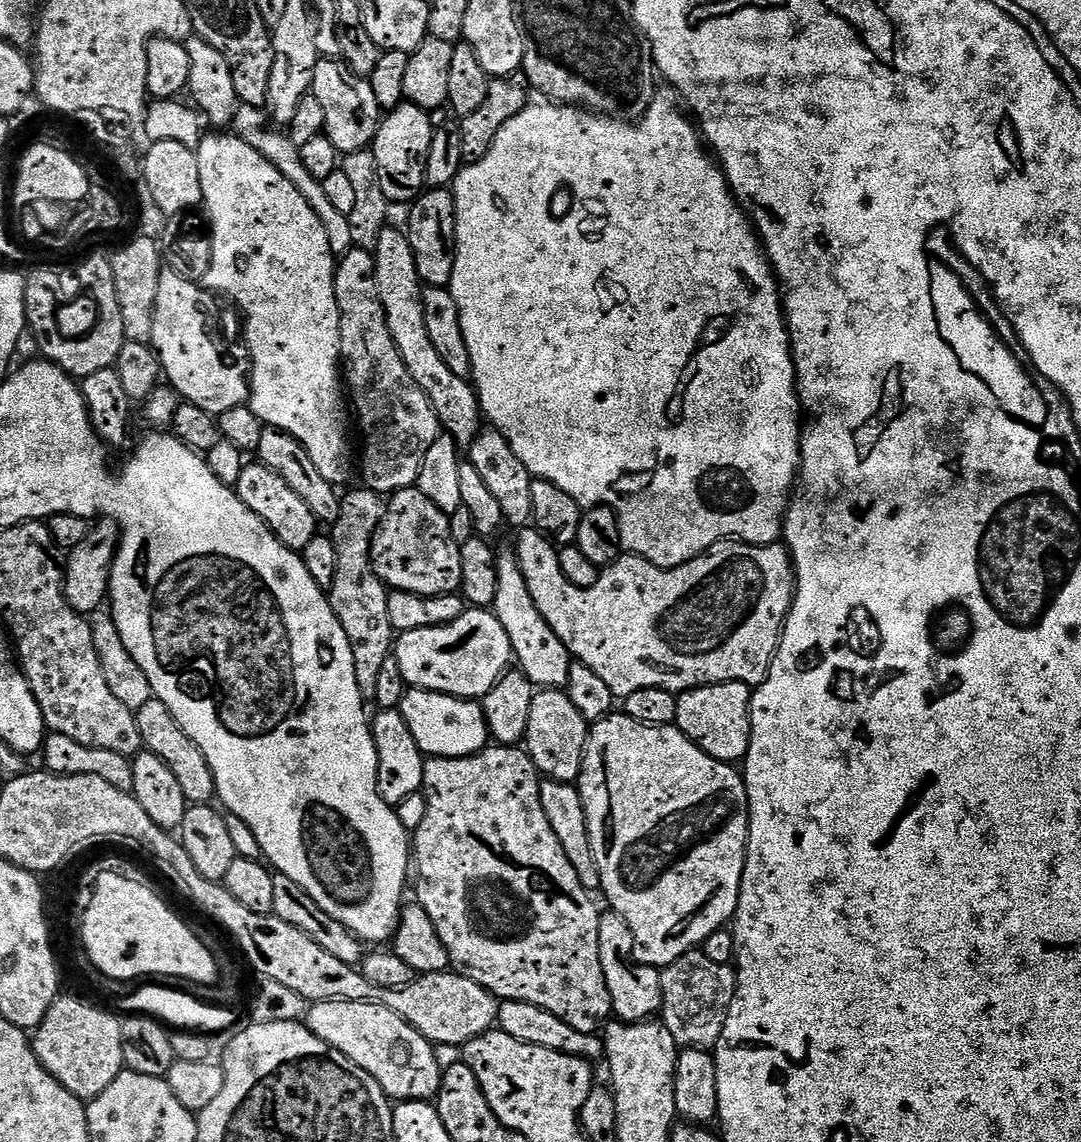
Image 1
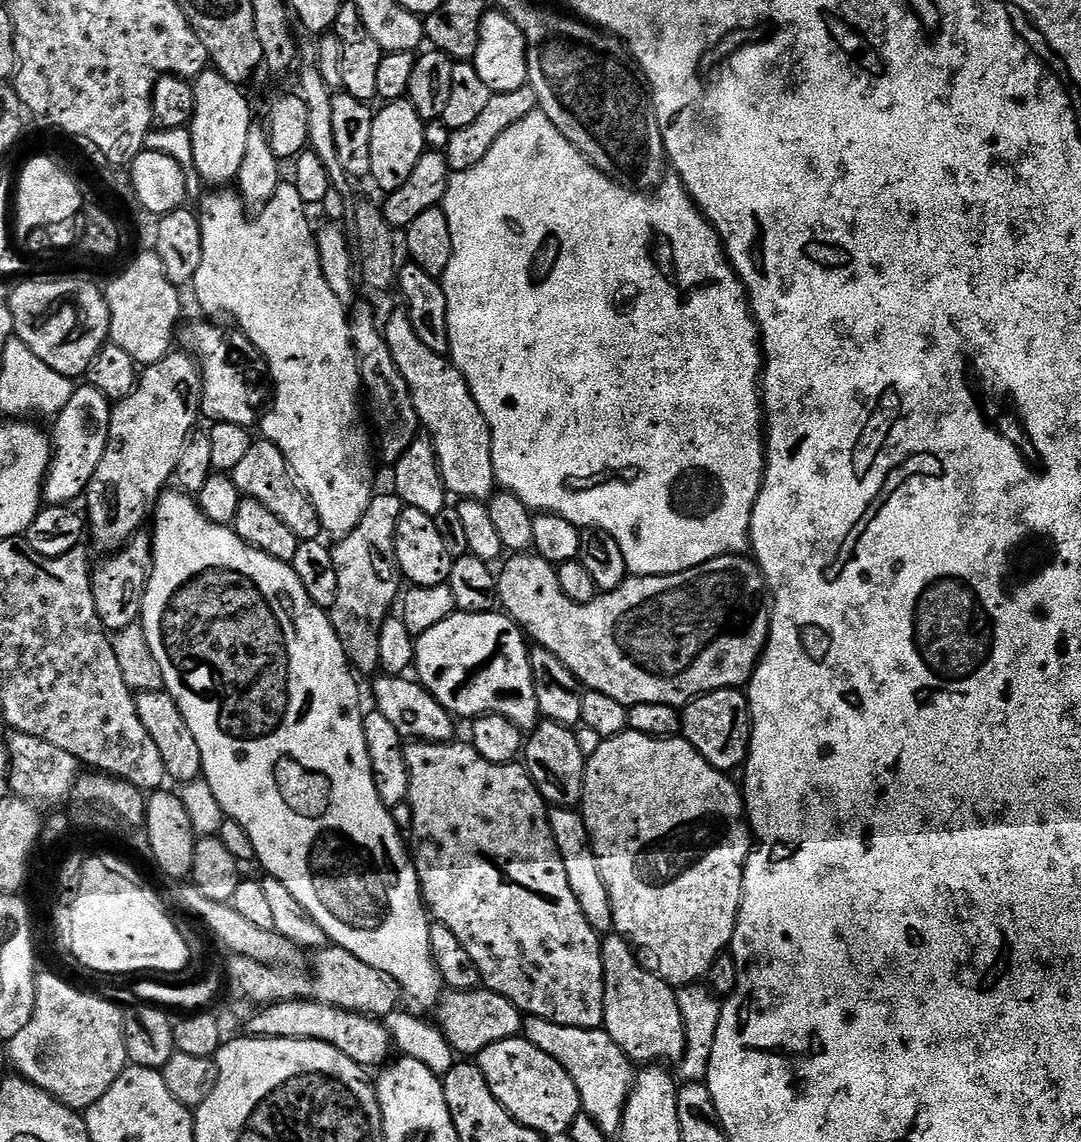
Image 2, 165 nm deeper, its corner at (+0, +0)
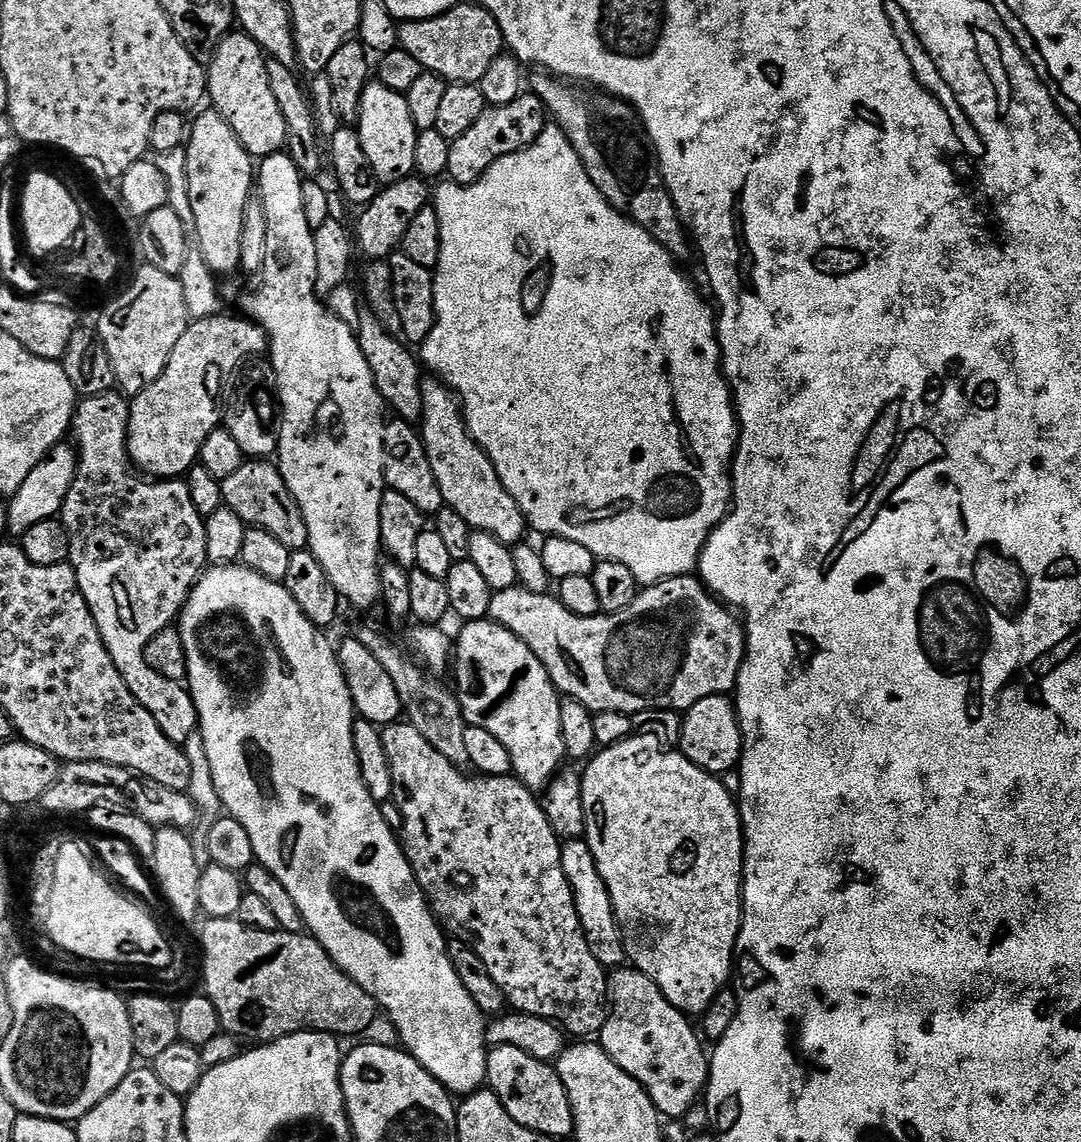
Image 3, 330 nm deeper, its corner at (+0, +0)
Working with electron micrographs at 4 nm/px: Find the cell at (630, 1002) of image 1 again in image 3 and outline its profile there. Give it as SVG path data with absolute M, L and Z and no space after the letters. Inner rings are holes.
M620 966L606 980L606 1015L598 1028L598 1043L611 1060L632 1080L636 1080L652 1099L661 1117L684 1116L696 1099L701 1099L708 1082L709 1057L701 1037L688 1025L689 1017L665 998L662 990L646 974L631 966Z

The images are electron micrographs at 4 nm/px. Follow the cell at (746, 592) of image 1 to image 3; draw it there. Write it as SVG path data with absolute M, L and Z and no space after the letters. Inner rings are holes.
M695 575L675 576L669 580L662 580L658 584L641 587L636 596L623 610L611 613L597 613L595 616L578 616L566 610L559 599L551 593L528 591L521 586L513 586L502 592L495 592L488 607L487 617L497 624L503 625L518 637L528 649L544 664L556 690L569 699L579 702L589 713L597 712L622 713L636 715L639 712L653 710L687 710L694 706L694 702L702 702L702 698L728 694L737 687L740 669L746 655L746 632L728 612L729 609L717 597L713 596Z

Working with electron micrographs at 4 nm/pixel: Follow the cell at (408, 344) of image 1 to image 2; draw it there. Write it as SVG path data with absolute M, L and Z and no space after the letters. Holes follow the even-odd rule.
M397 310L390 313L388 321L383 321L382 331L402 378L406 378L423 431L431 436L436 448L436 460L440 463L440 477L444 479L445 489L460 500L487 501L497 487L492 435L478 402L474 402L470 394L466 378L448 356L439 356L434 354L434 350L422 346L418 334L414 334L414 326L410 326L407 312Z

